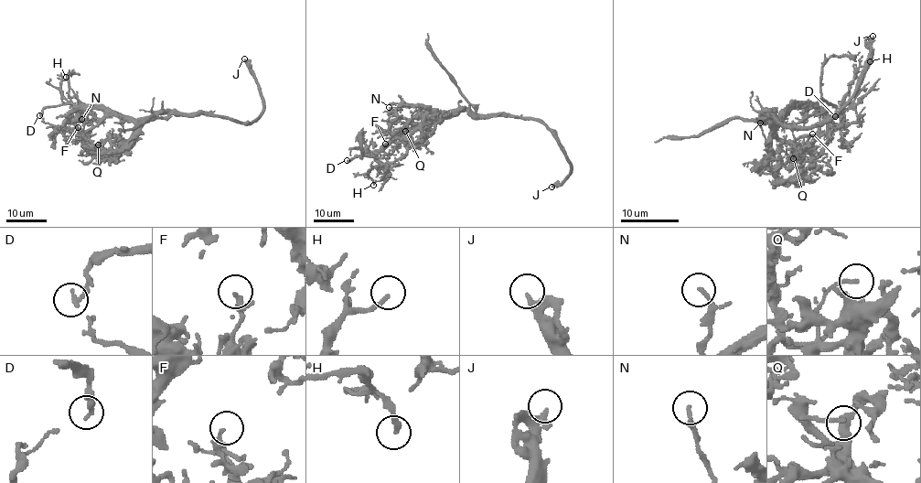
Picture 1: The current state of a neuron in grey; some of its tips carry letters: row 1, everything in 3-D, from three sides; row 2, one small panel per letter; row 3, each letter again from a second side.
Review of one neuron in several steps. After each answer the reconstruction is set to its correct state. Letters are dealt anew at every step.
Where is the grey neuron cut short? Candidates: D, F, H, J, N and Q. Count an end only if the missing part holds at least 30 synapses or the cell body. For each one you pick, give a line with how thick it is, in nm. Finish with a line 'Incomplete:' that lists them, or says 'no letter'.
J: 240 nm
Incomplete: J

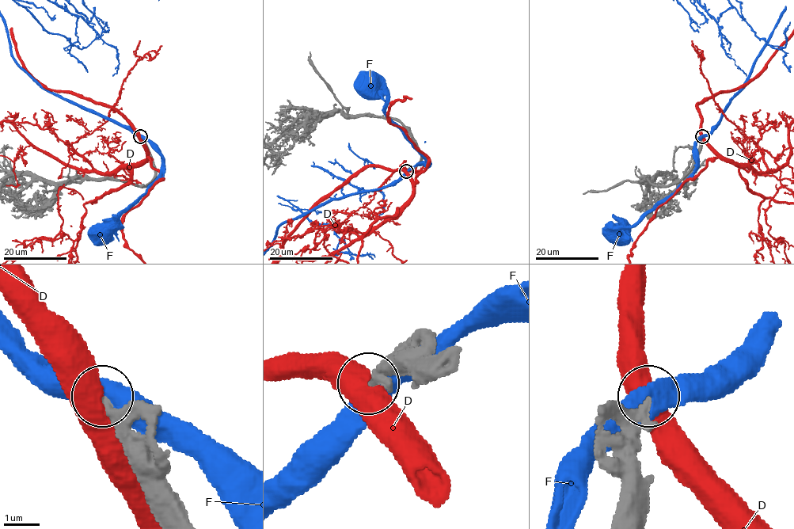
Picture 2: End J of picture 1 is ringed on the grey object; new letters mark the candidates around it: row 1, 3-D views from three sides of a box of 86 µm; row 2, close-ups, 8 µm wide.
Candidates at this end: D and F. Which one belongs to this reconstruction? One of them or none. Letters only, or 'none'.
none

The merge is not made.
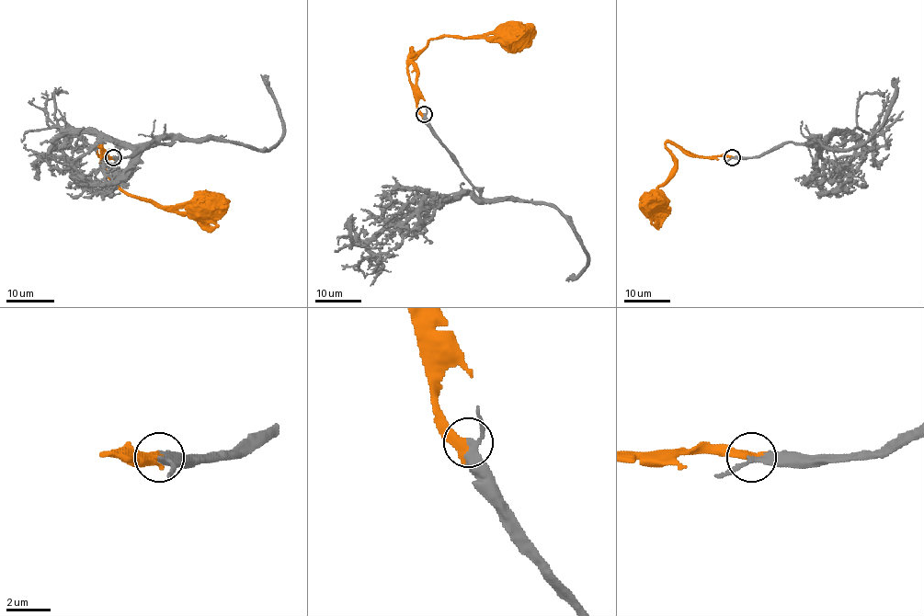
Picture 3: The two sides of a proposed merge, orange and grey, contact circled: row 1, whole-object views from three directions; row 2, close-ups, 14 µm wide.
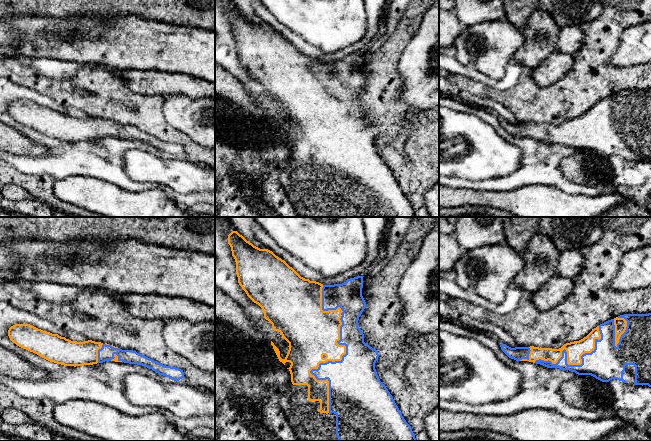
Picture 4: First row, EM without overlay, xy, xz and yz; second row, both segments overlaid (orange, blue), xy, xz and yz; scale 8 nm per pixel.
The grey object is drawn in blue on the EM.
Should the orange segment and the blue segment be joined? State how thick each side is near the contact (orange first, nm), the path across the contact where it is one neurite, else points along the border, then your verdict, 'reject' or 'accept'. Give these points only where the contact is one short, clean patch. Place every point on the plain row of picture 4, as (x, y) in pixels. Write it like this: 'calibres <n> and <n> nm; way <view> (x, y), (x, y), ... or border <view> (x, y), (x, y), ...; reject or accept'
calibres 300 and 400 nm; accept

